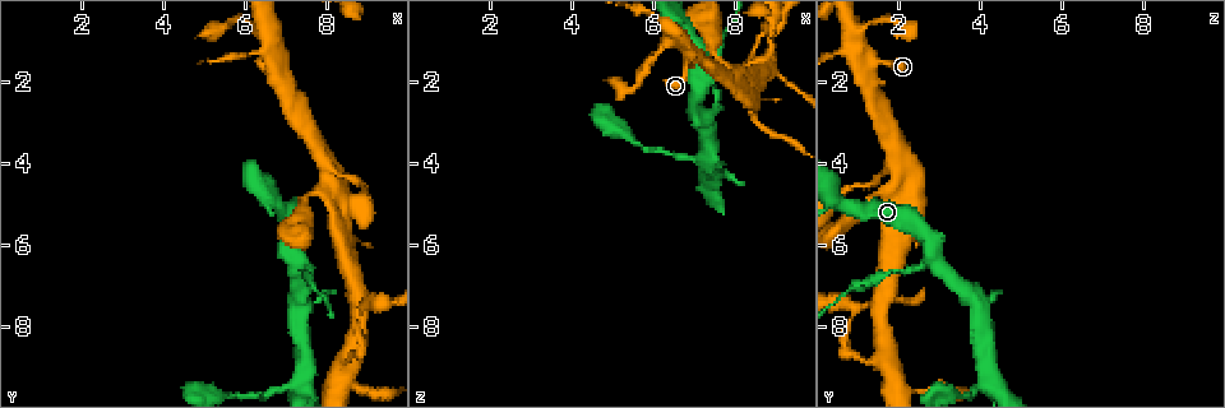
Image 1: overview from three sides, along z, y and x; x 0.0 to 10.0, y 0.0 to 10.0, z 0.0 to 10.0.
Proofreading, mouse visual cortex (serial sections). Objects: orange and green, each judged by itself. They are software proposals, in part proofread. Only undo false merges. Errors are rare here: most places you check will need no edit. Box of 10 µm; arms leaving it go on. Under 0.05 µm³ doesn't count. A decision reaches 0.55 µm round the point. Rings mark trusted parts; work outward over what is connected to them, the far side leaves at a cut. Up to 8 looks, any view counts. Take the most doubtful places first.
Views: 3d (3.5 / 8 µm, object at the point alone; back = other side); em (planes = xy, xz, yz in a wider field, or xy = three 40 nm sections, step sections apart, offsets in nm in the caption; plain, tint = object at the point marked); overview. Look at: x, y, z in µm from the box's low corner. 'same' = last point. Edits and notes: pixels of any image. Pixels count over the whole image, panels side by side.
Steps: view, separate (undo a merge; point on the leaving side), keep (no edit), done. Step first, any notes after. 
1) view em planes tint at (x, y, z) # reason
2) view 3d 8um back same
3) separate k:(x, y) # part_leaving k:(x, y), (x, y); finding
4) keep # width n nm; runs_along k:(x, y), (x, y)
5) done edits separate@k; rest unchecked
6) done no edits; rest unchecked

view 3d 3.5um at (7.30, 6.45, 2.85) # arms part here

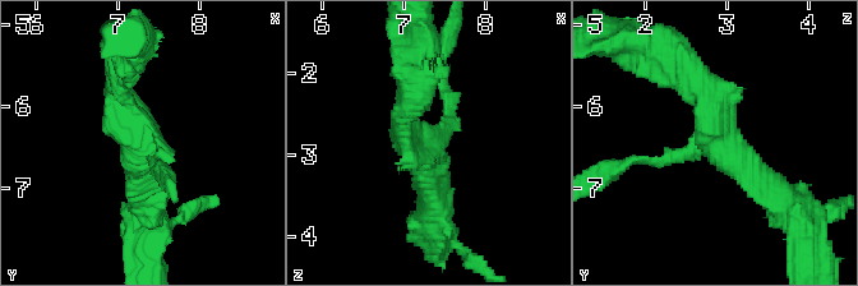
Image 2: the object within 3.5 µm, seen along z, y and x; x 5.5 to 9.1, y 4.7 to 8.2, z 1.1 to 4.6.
view em xy step 1 tint at (7.25, 6.40, 2.90) # shape alone is not enough

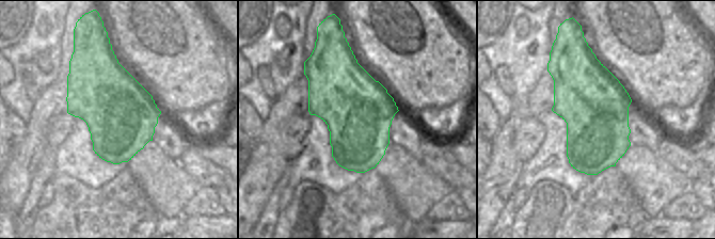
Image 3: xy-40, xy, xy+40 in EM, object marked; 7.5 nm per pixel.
separate 2:(659, 161) # arm_widths 150, 250, 350 nm; part_leaving 2:(696, 147), (608, 174); a second cell is stuck on

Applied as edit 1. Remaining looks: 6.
view overview # see it whole again

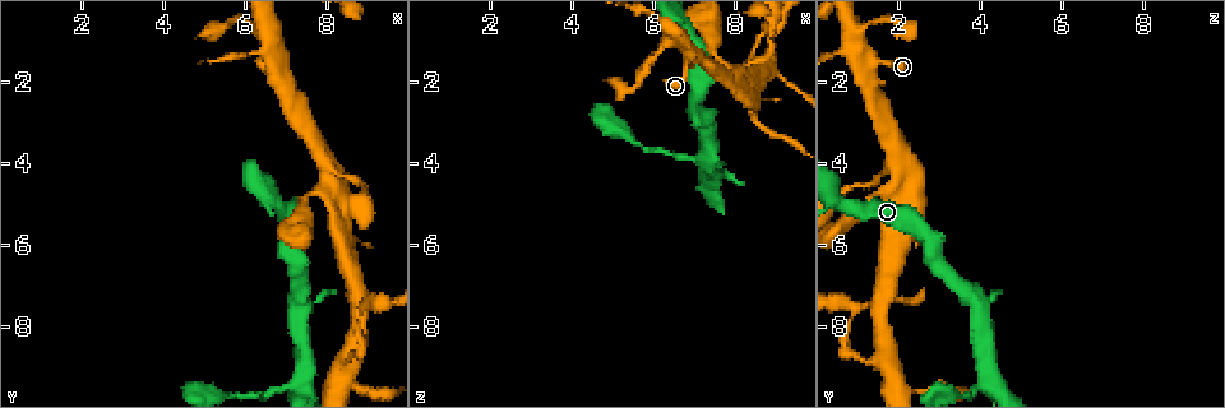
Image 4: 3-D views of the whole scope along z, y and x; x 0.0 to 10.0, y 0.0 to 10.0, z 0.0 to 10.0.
view 3d 8um at (8.05, 4.15, 1.95) # abrupt turn

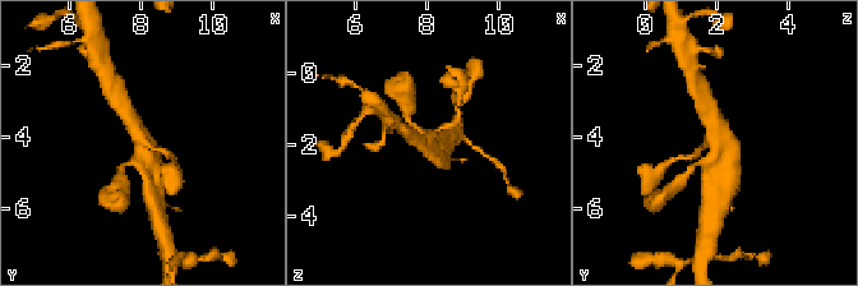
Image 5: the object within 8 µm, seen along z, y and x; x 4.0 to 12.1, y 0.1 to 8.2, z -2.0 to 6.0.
view em xy step 2 tint same # shape alone is not enough

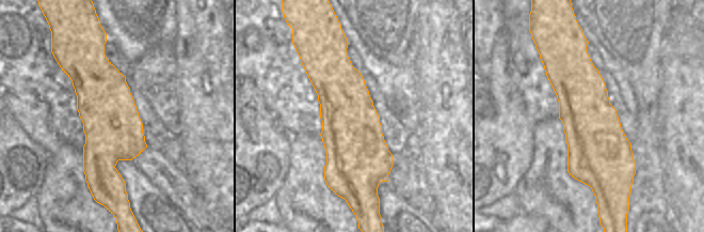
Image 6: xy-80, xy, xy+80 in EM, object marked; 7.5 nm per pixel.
keep # width 460 nm; runs_along 5:(125, 109), (155, 170); continuous, no second cell

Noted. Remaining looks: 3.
view 3d 8um at (9.30, 7.40, 2.10) # calibre changes

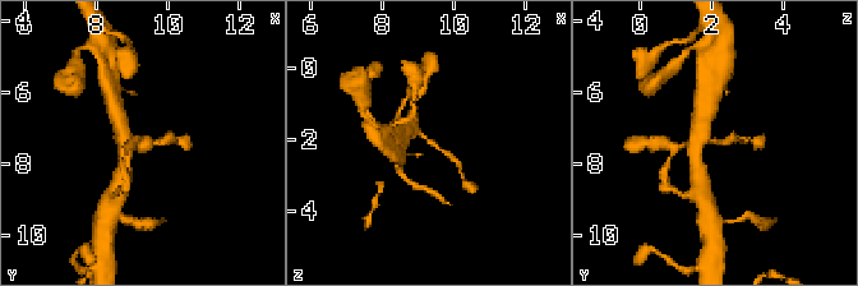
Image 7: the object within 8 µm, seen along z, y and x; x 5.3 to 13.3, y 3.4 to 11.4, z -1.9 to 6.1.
view em xy step 5 tint same # arm_widths 200, 500 nm; need the tissue

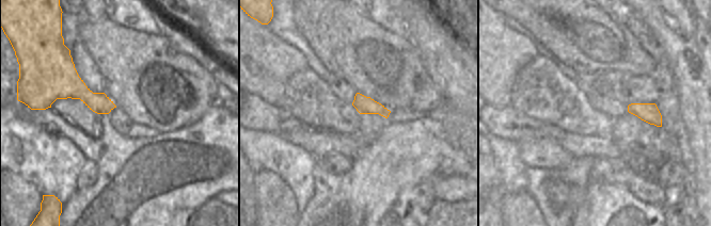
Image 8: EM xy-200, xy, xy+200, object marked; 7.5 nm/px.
keep # runs_along 7:(407, 129), (411, 125), (452, 160); all the same cell

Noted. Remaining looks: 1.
done edits separate@2; rest unchecked

